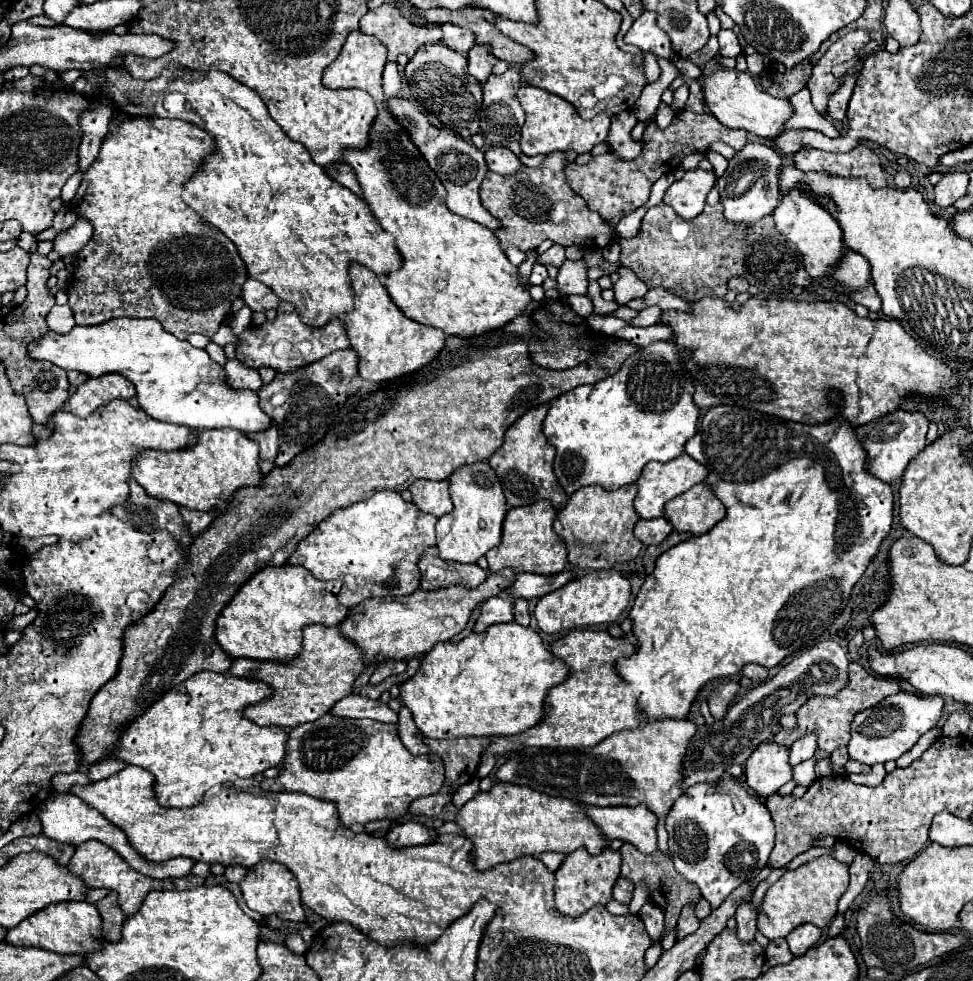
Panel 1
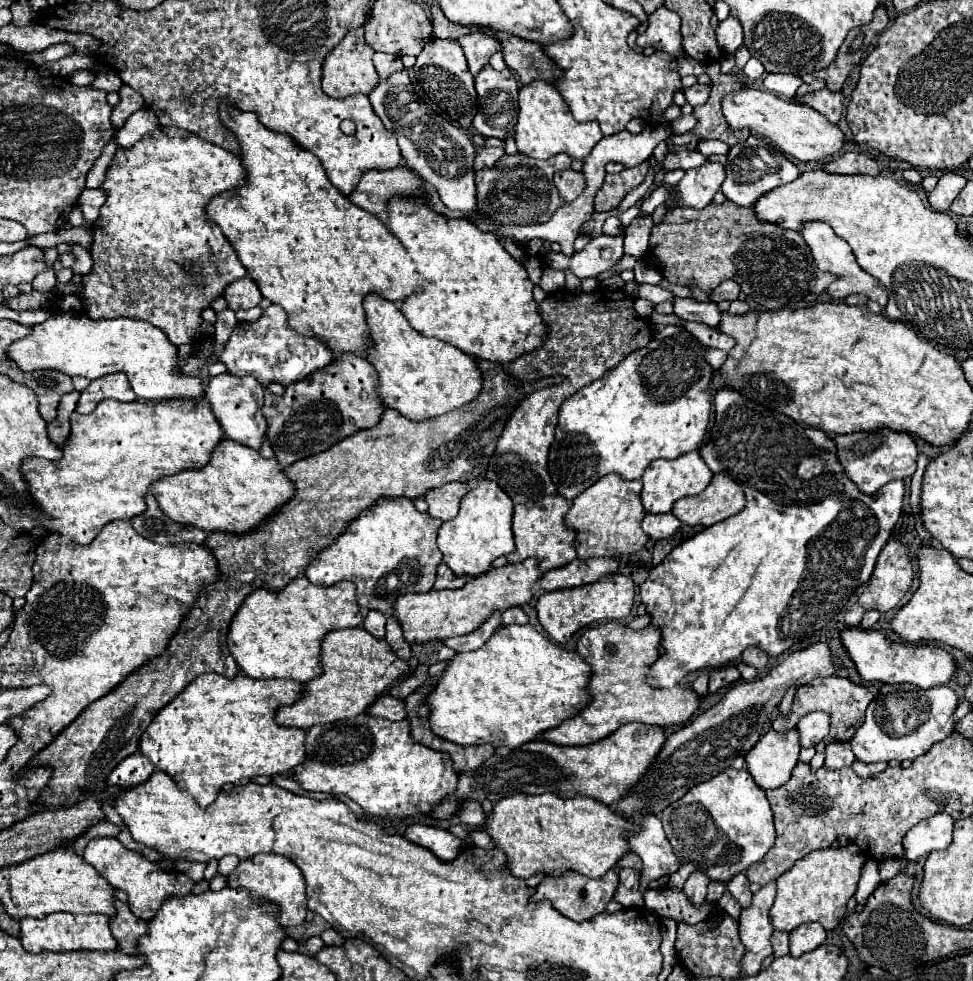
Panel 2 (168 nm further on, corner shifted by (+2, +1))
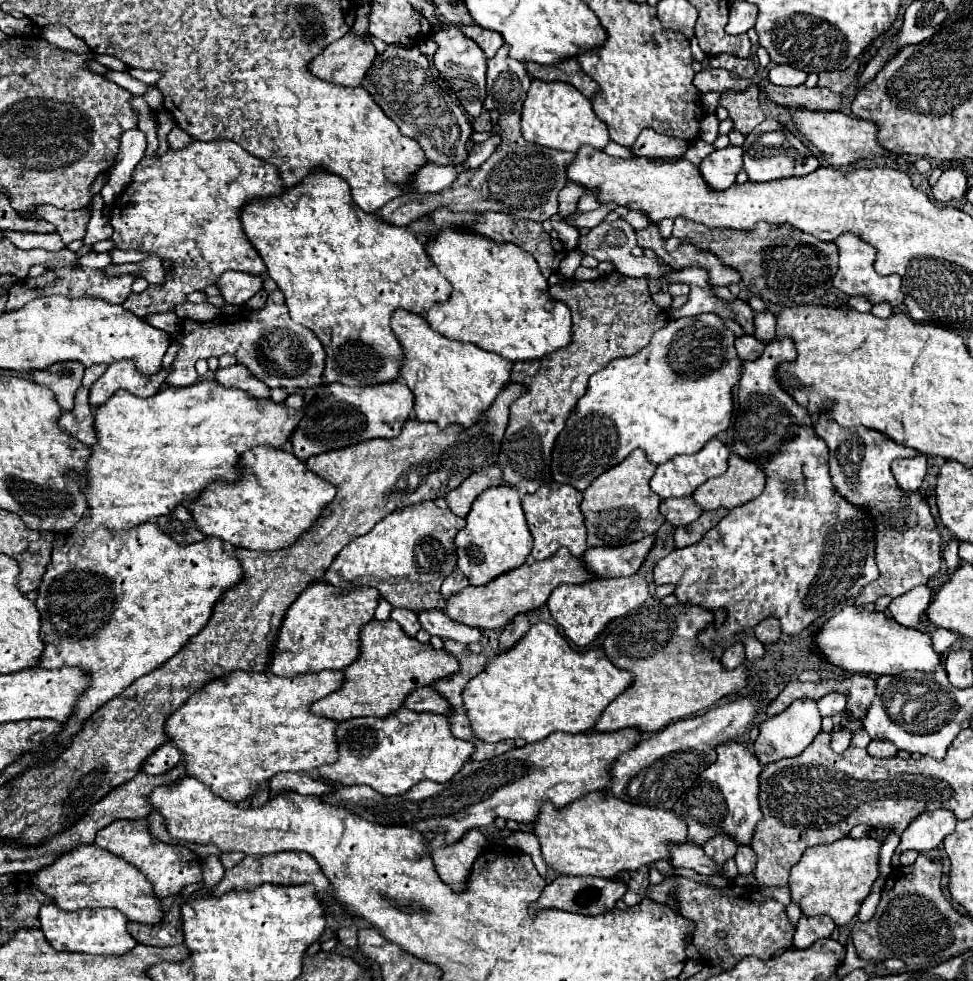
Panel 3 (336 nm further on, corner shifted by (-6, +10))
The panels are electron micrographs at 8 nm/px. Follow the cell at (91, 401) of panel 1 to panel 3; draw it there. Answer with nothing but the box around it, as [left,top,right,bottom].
[91,360,171,408]

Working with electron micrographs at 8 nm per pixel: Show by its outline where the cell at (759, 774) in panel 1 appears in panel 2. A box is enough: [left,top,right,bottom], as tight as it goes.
[745,729,799,791]

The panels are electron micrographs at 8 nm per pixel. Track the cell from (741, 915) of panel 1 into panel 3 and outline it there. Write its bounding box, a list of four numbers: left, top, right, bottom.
[735,844,757,874]

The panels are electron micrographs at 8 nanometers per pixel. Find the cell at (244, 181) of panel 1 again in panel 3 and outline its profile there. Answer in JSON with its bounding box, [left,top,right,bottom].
[241,170,451,386]

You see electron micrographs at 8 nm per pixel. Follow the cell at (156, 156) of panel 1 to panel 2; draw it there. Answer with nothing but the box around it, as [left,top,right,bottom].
[79,127,247,345]

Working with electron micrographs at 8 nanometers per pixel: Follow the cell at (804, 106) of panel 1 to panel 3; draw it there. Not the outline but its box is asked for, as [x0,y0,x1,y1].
[769,66,807,86]

